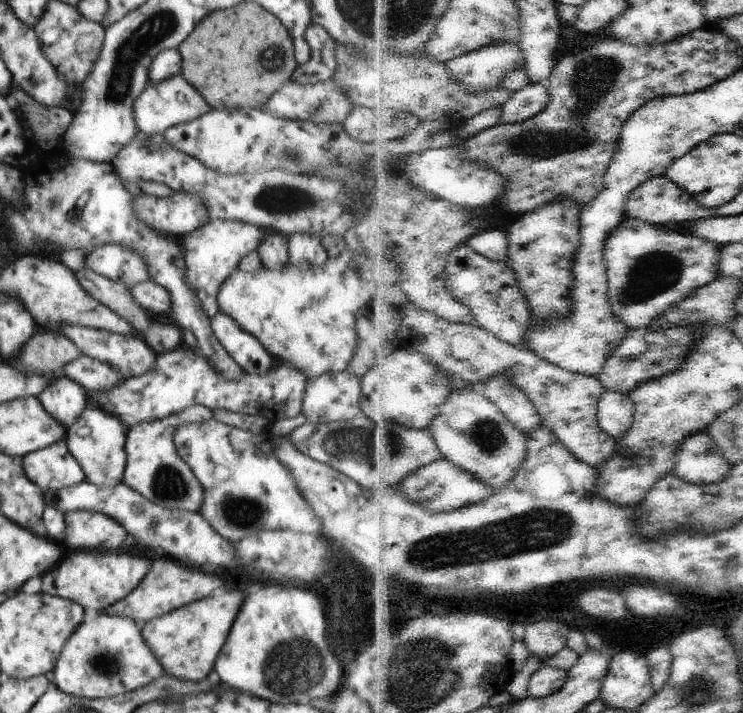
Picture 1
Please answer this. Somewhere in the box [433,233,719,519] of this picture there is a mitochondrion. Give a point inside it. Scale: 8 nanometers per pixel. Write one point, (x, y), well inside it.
(653, 275)

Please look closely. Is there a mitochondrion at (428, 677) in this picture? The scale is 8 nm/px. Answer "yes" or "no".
yes

